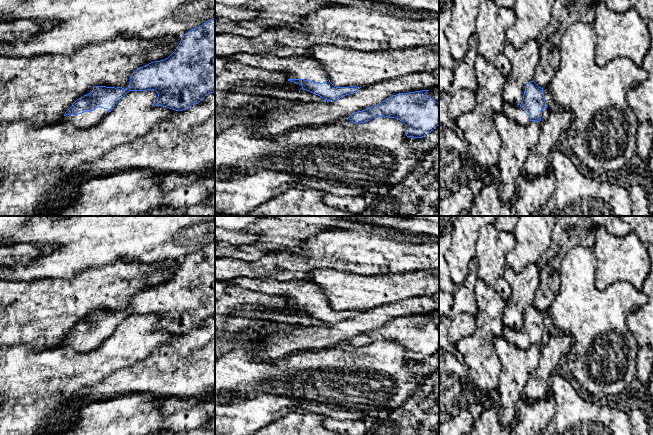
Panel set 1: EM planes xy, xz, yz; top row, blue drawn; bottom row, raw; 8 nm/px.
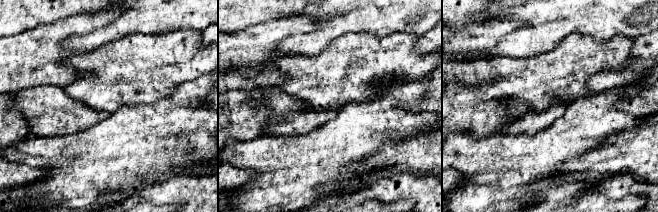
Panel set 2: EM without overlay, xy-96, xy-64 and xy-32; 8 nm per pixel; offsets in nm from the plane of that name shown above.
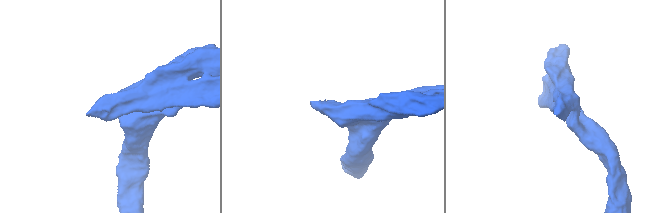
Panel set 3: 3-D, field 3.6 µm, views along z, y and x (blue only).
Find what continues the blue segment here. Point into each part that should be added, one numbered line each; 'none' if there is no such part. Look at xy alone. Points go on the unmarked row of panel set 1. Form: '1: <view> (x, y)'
1: xy (86, 343)

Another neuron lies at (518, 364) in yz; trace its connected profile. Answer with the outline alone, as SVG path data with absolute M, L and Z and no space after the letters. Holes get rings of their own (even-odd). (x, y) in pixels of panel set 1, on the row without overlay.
M502 335L494 338L494 347L502 364L495 391L499 420L504 426L510 426L516 420L517 404L523 399L528 379L540 362L541 347L531 345L524 350L509 343Z

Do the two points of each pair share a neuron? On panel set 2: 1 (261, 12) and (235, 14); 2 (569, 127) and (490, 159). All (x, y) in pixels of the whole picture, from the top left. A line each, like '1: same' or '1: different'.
1: same
2: same

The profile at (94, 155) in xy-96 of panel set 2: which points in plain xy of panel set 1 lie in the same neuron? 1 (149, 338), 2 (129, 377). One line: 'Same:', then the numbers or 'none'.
Same: 1

